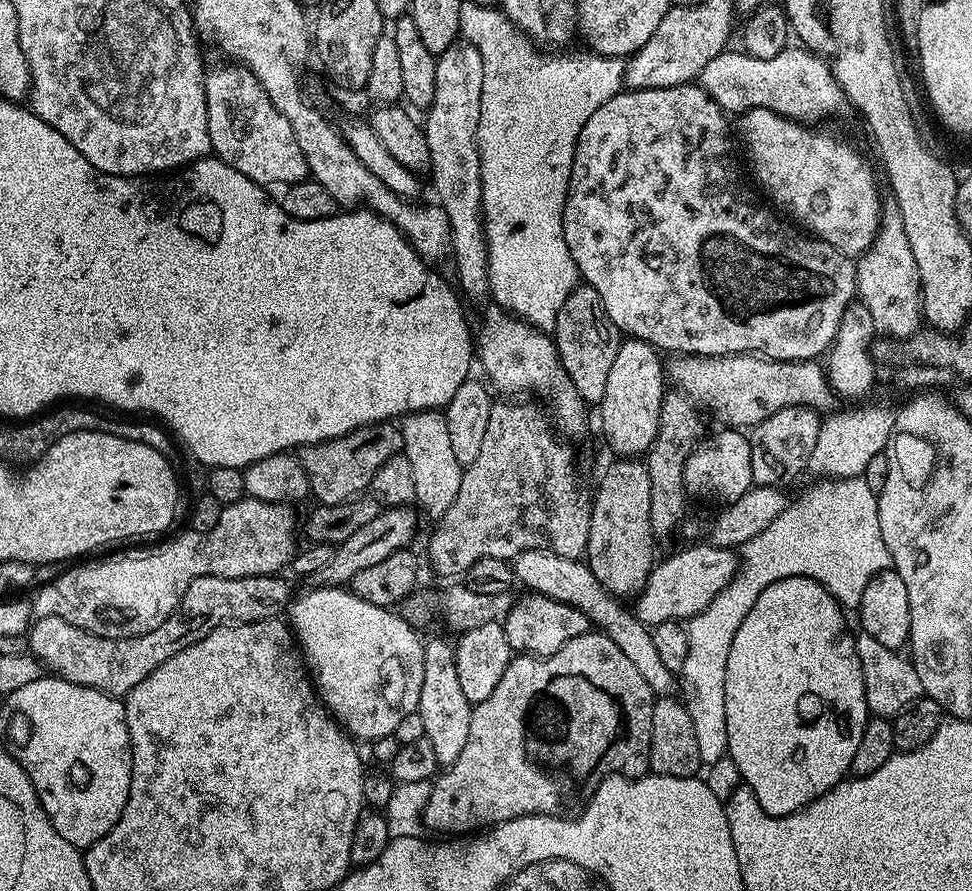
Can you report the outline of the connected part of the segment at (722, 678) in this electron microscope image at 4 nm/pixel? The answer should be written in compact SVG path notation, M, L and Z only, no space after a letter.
M862 476L820 478L813 488L804 492L800 501L789 503L762 534L750 538L742 546L742 559L738 564L736 577L720 591L718 598L706 606L697 616L687 621L690 650L686 650L686 666L682 673L684 688L688 691L686 703L688 713L694 722L694 738L698 738L698 754L701 765L709 766L728 756L728 735L726 734L726 661L730 658L730 642L738 634L738 626L746 622L746 614L754 610L754 602L762 590L782 578L805 576L816 580L845 609L855 609L862 602L862 591L870 578L887 571L892 565L890 552L882 539L879 525L877 493L870 490Z

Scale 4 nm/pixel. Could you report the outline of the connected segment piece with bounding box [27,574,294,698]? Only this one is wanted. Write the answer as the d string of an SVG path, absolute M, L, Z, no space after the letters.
M273 574L246 578L222 578L221 576L194 578L194 582L186 586L186 594L182 594L182 602L178 602L178 606L164 619L162 626L154 626L154 630L146 634L138 634L134 638L106 638L82 630L78 626L70 626L66 618L42 616L27 631L29 650L51 675L123 698L128 695L131 688L138 686L138 682L142 682L142 678L146 678L146 674L154 674L154 670L162 666L162 662L174 658L174 654L186 650L186 646L194 646L199 640L206 638L206 634L227 624L249 624L279 617L280 611L283 608L285 611L289 607L294 596L291 586L282 577L283 575Z

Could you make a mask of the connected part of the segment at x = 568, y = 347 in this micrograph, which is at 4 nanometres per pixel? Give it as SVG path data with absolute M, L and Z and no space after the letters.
M581 283L572 291L570 298L562 302L562 310L558 310L556 319L554 339L569 382L578 390L585 405L599 405L600 399L606 394L606 378L610 375L610 366L614 358L618 358L622 333L602 307L598 290Z

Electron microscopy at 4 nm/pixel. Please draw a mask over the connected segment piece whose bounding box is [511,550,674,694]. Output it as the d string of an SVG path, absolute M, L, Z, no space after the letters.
M526 550L518 554L516 559L511 561L511 565L513 577L519 583L521 580L528 587L525 589L531 593L547 596L549 600L557 600L570 605L571 608L582 610L582 614L586 614L589 625L595 626L605 636L609 636L614 646L618 646L618 650L622 650L622 654L626 654L626 658L634 662L638 674L646 678L653 693L668 694L673 691L674 674L662 663L662 658L658 658L658 650L654 650L649 625L637 619L633 611L628 609L627 612L620 605L623 603L620 603L612 593L607 592L598 582L598 578L594 578L594 574L583 559L562 558L550 550Z

